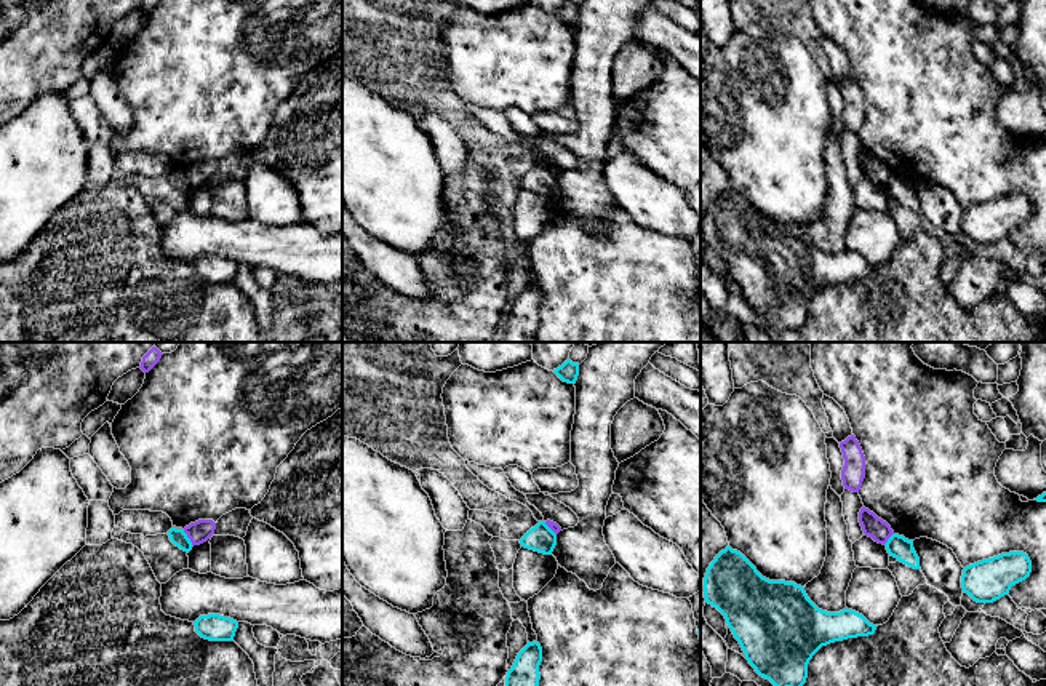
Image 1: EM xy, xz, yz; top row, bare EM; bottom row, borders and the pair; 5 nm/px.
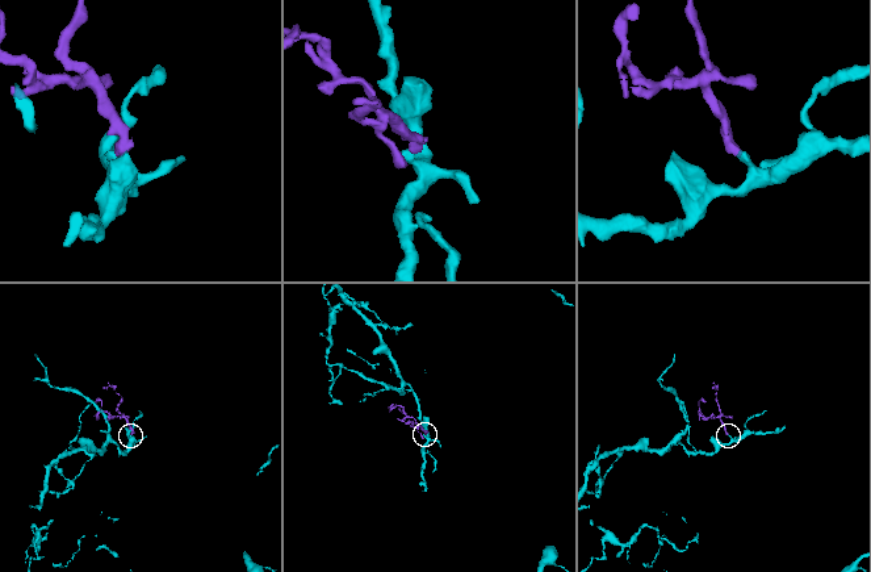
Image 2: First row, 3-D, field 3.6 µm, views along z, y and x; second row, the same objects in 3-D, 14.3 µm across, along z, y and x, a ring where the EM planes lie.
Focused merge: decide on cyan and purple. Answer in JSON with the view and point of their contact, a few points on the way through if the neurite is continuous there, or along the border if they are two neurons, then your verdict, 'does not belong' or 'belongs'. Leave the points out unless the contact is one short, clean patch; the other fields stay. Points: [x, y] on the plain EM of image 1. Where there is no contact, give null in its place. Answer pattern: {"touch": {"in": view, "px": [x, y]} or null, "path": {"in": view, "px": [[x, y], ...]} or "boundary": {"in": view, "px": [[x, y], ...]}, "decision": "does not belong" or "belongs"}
{"touch": {"in": "xy", "px": [187, 179]}, "boundary": {"in": "xy", "px": [[183, 171], [192, 187]]}, "decision": "does not belong"}

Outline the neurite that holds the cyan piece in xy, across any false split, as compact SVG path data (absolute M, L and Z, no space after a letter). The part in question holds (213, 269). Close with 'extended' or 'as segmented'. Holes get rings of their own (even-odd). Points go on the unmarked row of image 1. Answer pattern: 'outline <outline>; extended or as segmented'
outline M219 256L200 257L195 264L195 273L210 283L234 283L238 264Z; as segmented

